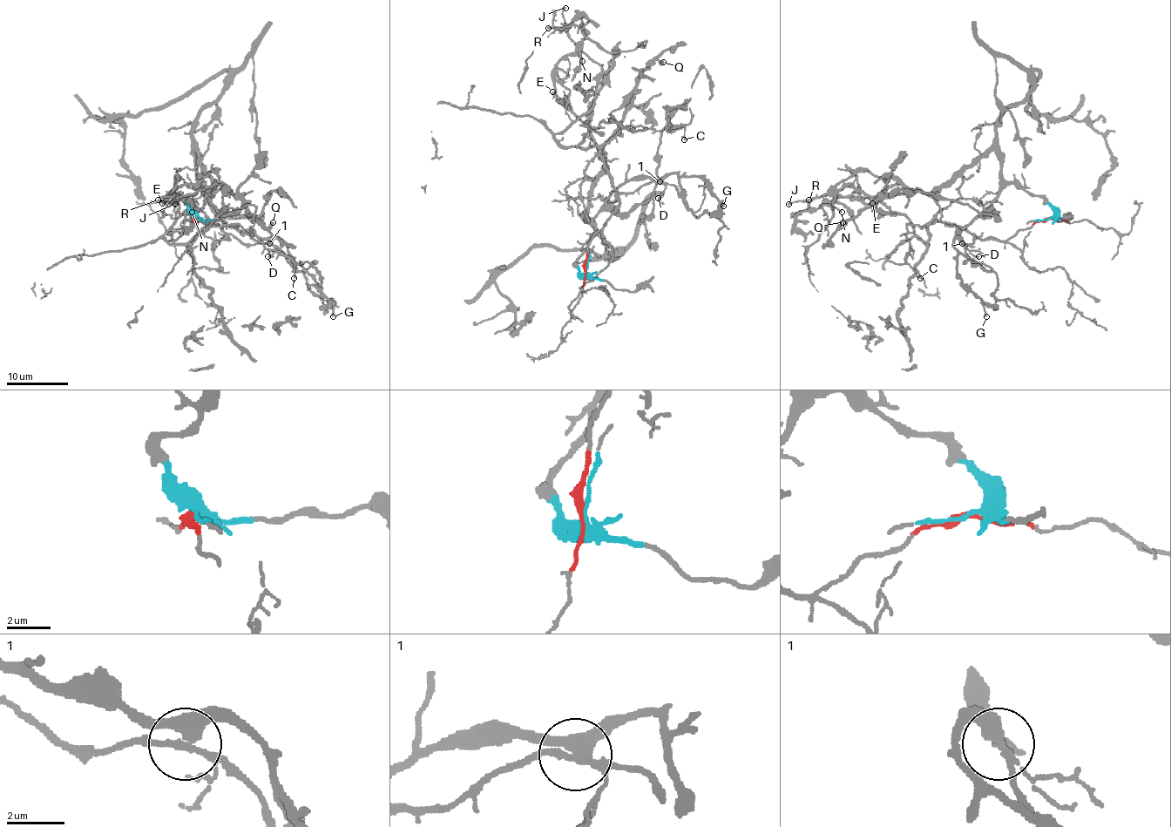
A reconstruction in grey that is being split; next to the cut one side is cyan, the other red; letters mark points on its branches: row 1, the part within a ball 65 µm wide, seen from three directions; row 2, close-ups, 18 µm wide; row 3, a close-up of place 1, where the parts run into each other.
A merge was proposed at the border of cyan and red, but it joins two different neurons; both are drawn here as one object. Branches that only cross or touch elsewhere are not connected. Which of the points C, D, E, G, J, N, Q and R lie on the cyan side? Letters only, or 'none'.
E, G, N, Q

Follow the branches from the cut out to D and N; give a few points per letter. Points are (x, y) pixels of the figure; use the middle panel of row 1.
D: (585, 269), (590, 240), (619, 203), (620, 193), (632, 193), (644, 185), (660, 181), (666, 189), (658, 199)
N: (586, 271), (576, 260), (594, 233), (586, 205), (602, 155), (556, 93), (554, 67), (578, 50), (582, 61)

